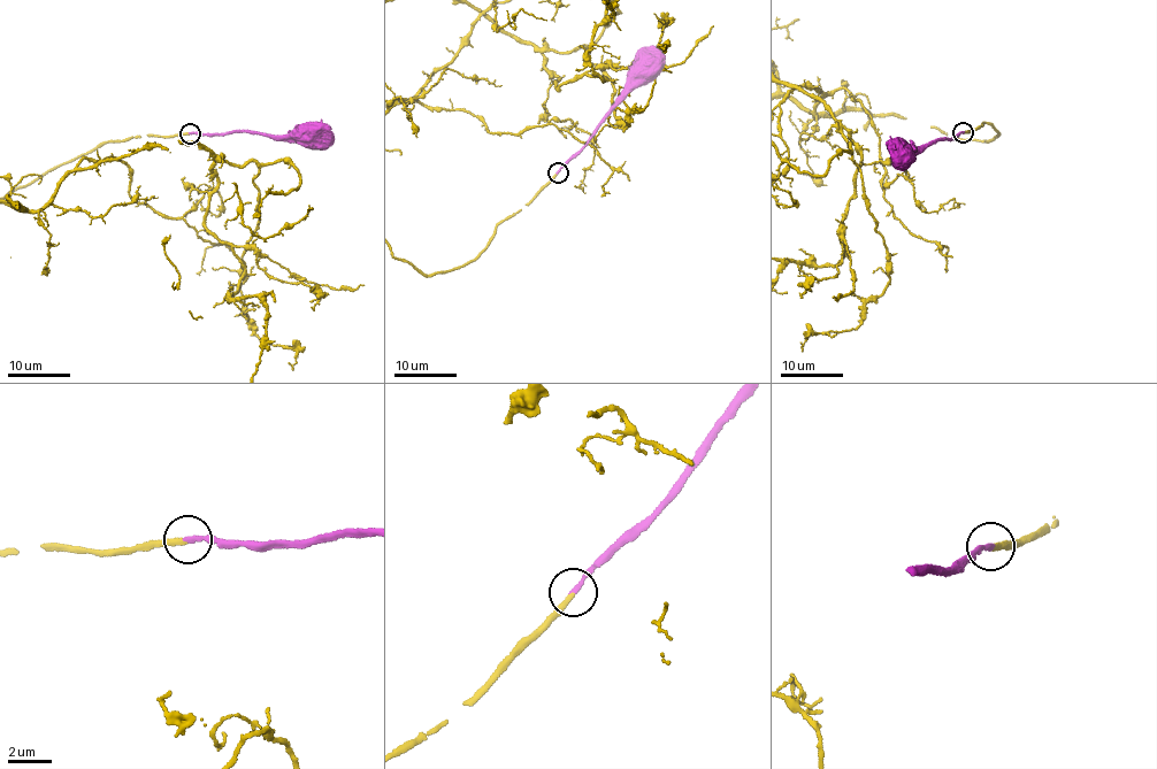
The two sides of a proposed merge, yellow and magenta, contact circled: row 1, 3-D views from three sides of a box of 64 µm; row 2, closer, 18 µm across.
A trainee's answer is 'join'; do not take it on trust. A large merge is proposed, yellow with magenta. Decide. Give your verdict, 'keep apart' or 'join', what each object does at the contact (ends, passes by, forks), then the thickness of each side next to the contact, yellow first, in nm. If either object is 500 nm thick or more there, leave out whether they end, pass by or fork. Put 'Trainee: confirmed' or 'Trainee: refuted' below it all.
join; yellow ends there; magenta ends there; 260 nm thick on the yellow side, 240 nm on the other
Trainee: confirmed

